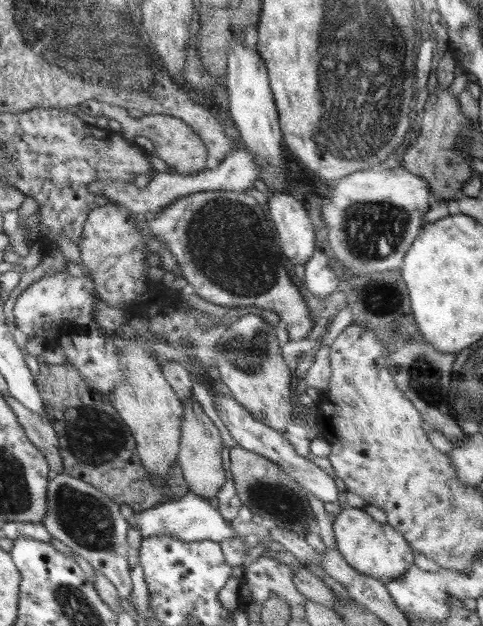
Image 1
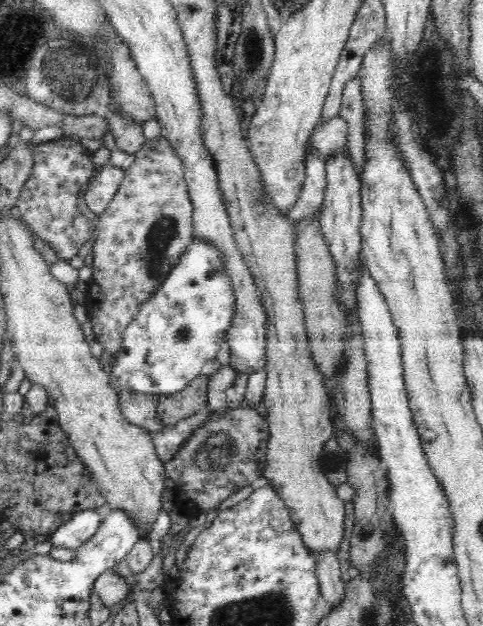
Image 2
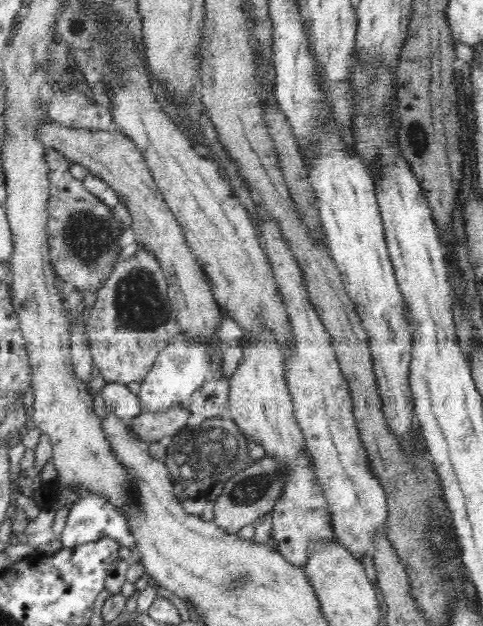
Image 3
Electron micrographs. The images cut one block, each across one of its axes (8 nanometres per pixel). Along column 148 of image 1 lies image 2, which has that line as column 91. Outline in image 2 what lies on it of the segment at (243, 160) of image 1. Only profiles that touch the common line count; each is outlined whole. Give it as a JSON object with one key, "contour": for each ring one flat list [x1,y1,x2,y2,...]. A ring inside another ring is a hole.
{"contour":[[111,164,97,169,93,181,84,193,85,202,91,212,100,215,108,208,123,178,124,171]]}

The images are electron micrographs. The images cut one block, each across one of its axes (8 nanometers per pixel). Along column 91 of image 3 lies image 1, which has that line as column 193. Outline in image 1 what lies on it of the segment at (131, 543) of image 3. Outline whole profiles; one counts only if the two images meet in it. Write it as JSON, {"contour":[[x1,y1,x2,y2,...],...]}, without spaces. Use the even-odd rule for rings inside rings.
{"contour":[[188,492,178,500,172,502,165,502,155,506,154,508,143,510,135,514,132,524,129,528,138,528,141,538,148,538,150,536,172,536,184,542,200,542,200,541,214,541,222,542,222,540,232,540,239,536,238,533,232,529,232,525,214,509,207,499,198,496,192,492]]}

